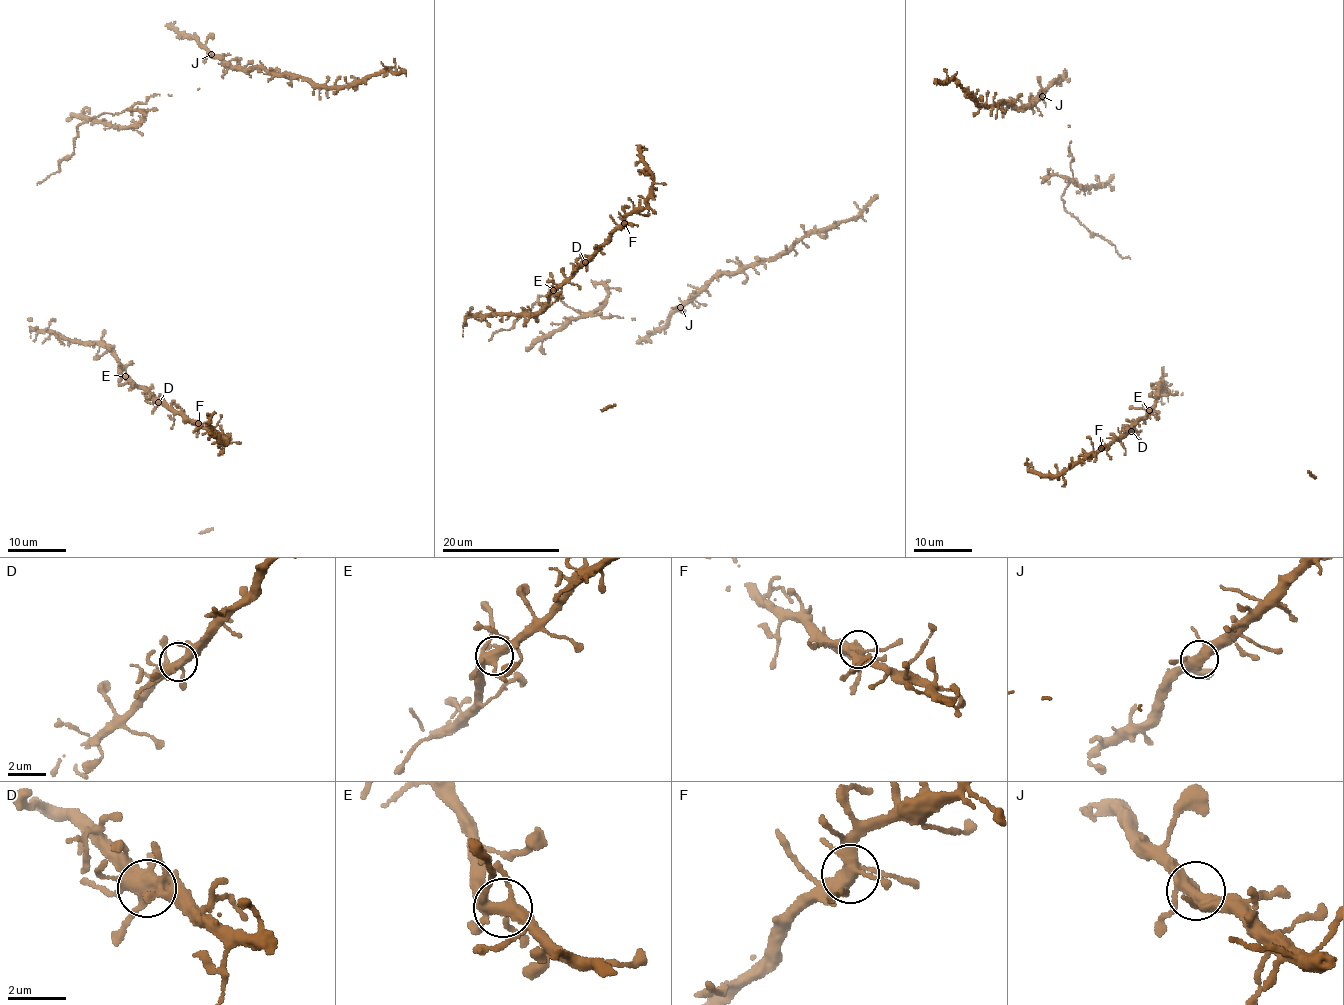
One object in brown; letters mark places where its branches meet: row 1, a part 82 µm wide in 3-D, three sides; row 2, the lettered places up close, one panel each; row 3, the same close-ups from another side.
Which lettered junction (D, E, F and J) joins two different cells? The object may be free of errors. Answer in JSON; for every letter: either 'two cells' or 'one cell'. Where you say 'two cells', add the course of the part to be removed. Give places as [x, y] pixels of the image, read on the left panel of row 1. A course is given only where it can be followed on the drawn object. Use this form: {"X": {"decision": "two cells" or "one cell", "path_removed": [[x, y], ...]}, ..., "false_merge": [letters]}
{"D": {"decision": "one cell"}, "E": {"decision": "one cell"}, "F": {"decision": "one cell"}, "J": {"decision": "one cell"}, "false_merge": []}

